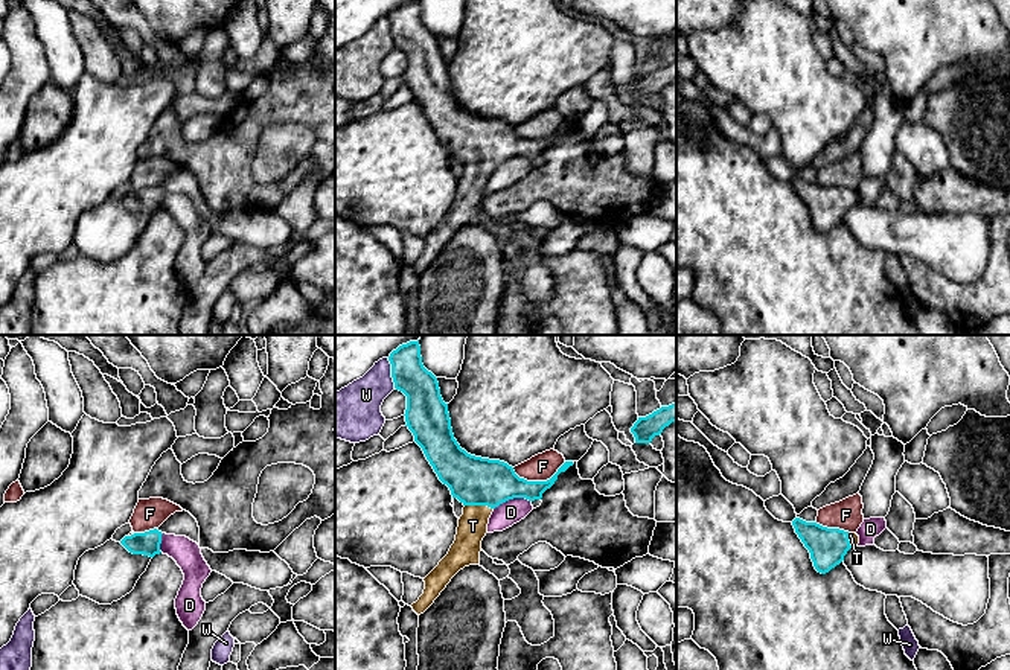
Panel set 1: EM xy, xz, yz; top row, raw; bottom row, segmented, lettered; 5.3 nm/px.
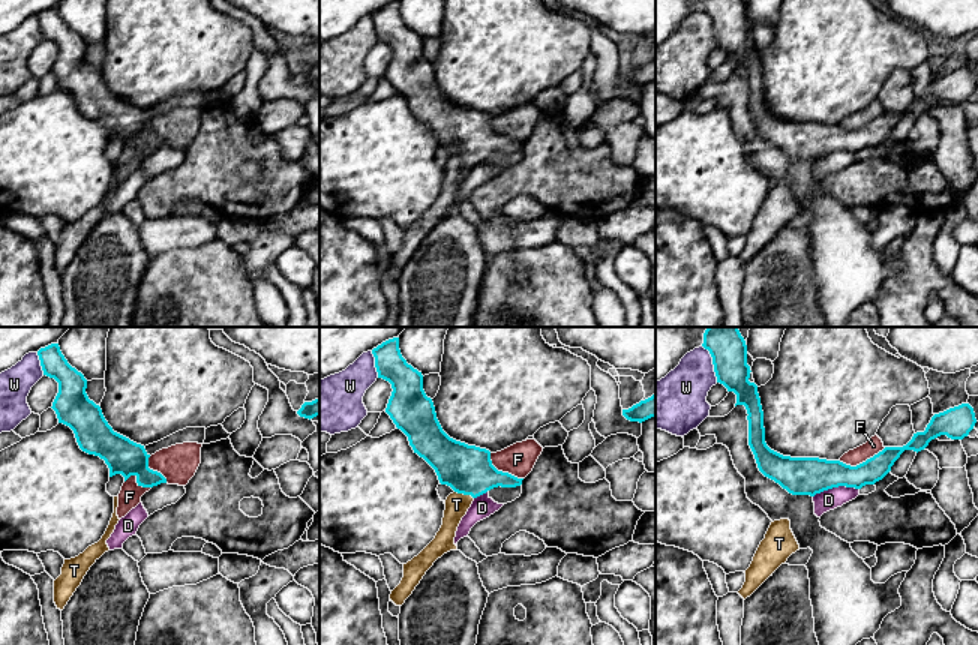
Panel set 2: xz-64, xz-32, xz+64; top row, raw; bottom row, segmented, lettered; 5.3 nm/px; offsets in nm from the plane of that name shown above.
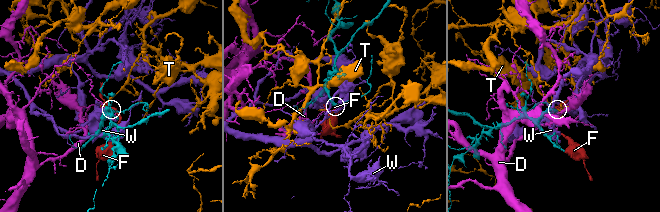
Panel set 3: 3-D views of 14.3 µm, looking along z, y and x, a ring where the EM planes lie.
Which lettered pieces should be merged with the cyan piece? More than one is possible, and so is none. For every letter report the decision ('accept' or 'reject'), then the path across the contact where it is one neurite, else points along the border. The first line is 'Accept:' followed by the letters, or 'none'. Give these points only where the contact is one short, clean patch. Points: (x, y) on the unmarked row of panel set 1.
Accept: T
D: reject | along xz (530, 159), (509, 157), (494, 168)
F: reject
T: accept | across xz (473, 139), (479, 145), (479, 163), (473, 185)
W: reject

